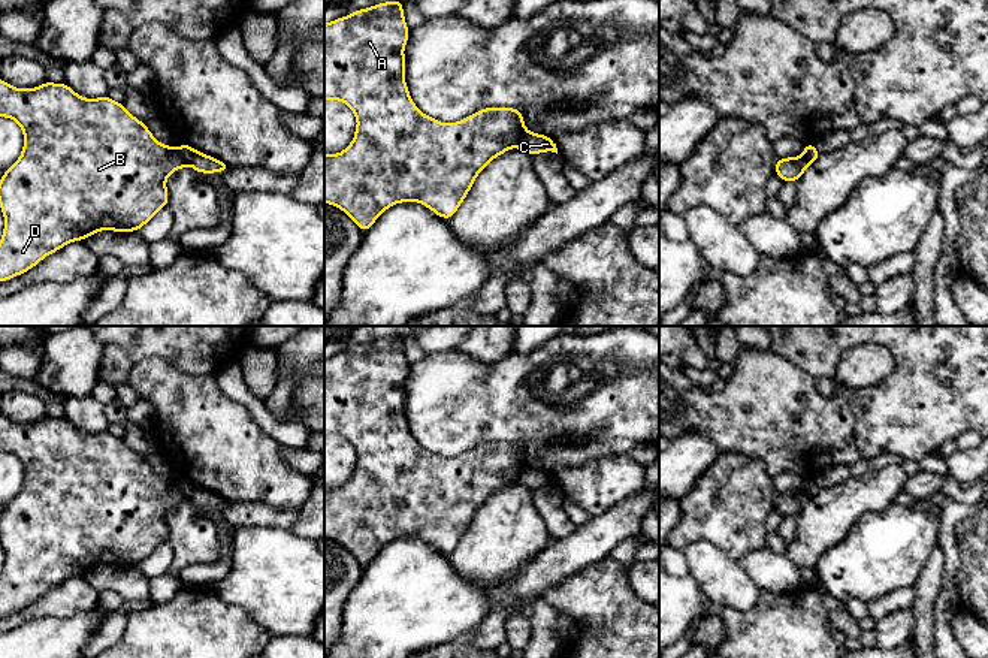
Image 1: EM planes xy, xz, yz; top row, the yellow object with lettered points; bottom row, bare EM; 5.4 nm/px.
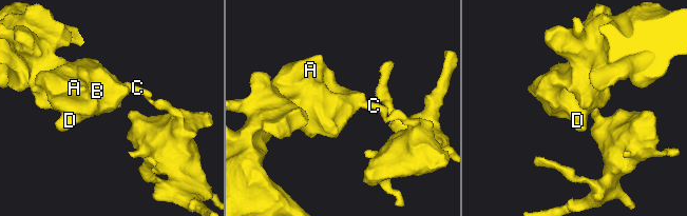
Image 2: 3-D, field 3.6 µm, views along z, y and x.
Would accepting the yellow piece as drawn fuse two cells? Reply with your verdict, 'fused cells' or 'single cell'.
fused cells

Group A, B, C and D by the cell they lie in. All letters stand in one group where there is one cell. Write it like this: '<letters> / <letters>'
A B D / C

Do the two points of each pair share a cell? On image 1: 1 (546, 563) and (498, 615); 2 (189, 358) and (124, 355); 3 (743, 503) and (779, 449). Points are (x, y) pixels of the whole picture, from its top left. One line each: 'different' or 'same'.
1: same
2: same
3: different

